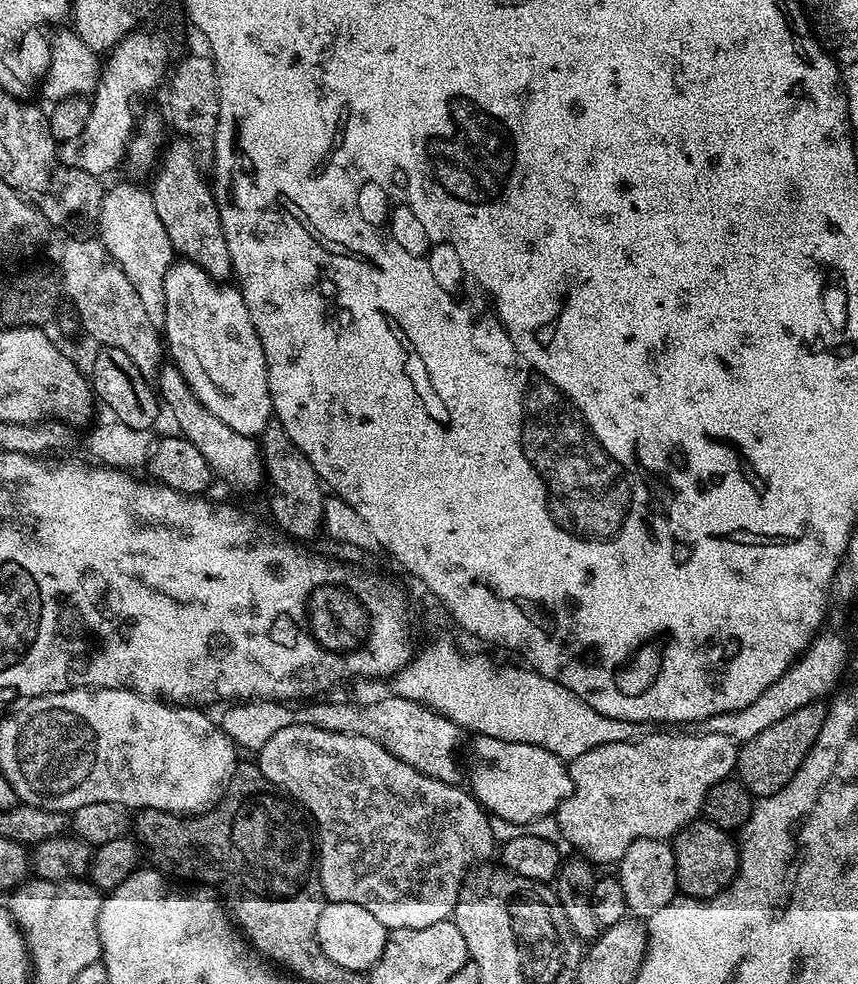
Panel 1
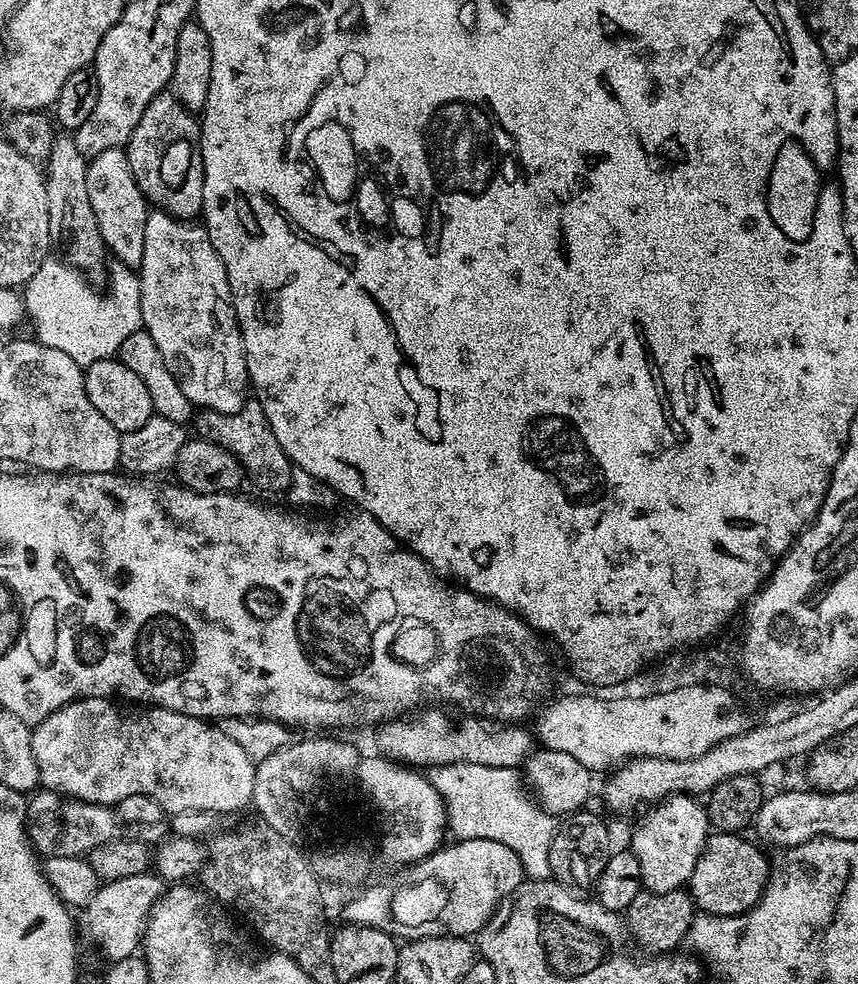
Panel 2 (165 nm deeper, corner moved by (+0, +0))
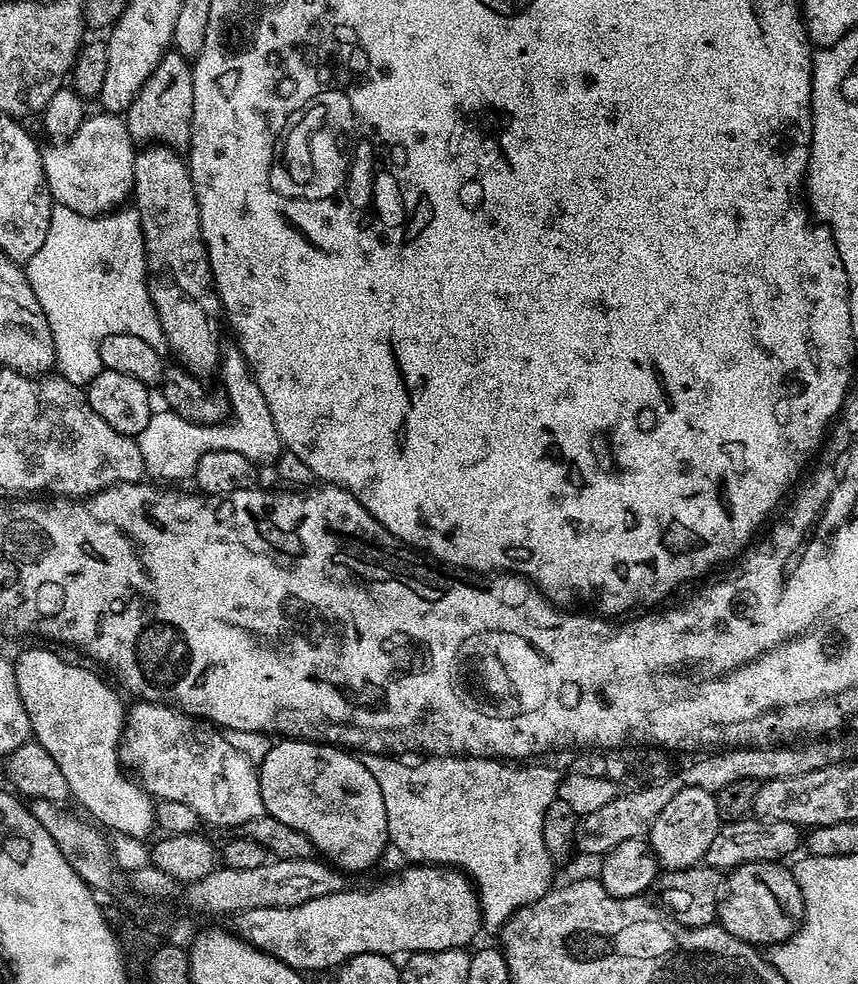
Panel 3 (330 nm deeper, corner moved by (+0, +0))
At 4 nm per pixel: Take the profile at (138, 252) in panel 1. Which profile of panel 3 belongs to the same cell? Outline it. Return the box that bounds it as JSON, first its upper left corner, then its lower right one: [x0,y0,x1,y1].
[40,115,137,216]

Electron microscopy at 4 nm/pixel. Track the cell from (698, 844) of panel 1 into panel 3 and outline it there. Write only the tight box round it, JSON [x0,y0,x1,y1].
[718,860,804,946]

